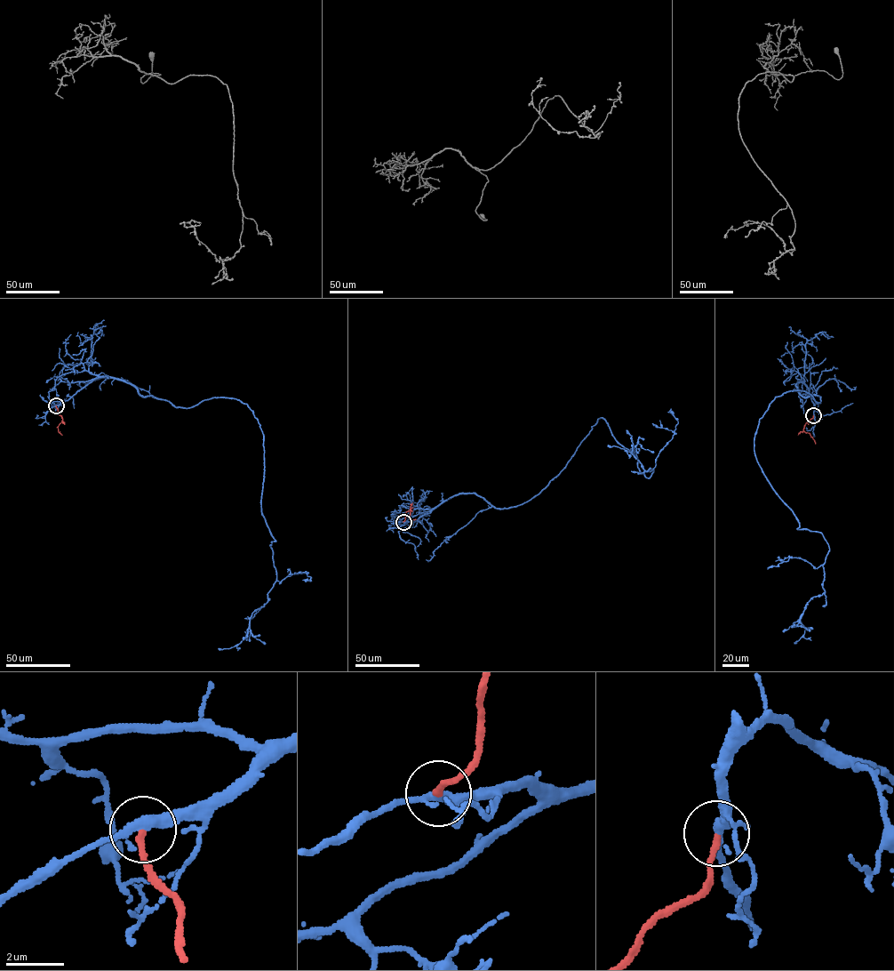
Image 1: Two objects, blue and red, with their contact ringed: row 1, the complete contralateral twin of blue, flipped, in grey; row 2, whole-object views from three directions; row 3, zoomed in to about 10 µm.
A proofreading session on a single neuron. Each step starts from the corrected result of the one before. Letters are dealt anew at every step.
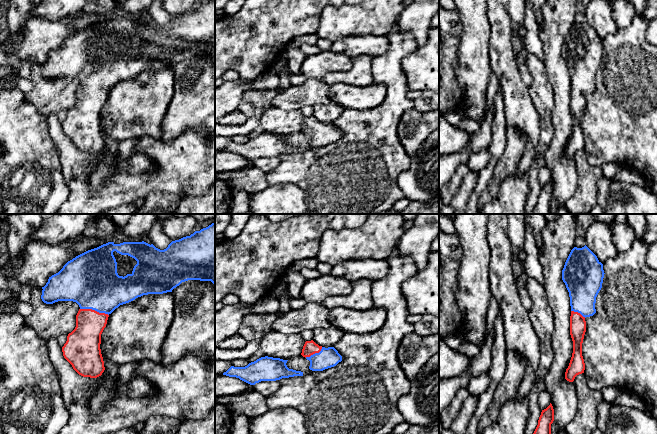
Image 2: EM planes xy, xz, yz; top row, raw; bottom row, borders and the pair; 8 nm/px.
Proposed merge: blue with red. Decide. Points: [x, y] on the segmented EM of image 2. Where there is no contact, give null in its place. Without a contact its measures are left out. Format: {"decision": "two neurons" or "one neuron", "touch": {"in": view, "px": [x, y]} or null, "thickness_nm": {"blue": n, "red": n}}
{"decision": "one neuron", "touch": {"in": "xy", "px": [94, 309]}, "thickness_nm": {"blue": 440, "red": 240}}

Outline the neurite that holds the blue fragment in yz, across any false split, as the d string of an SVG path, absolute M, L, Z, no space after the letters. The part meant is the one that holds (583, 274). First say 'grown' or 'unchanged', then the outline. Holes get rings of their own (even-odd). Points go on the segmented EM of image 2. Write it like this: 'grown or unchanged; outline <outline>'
grown; outline M586 245L571 250L562 270L562 280L569 292L571 306L570 335L573 353L565 372L565 379L569 382L573 382L585 370L582 356L585 318L596 313L596 297L602 288L604 274L603 264Z

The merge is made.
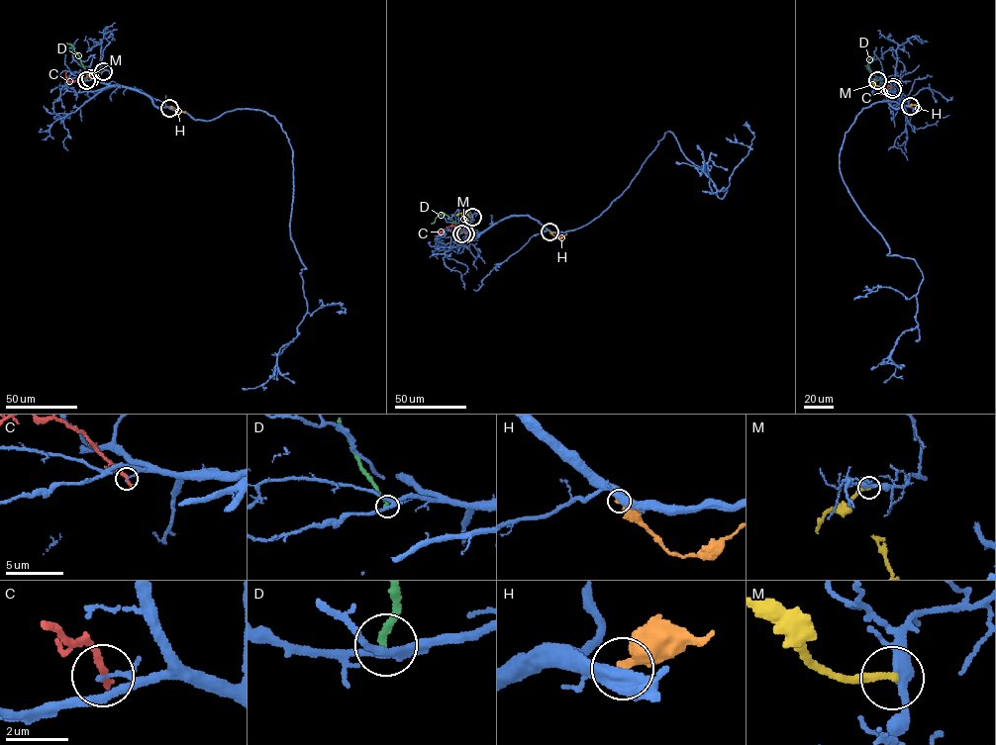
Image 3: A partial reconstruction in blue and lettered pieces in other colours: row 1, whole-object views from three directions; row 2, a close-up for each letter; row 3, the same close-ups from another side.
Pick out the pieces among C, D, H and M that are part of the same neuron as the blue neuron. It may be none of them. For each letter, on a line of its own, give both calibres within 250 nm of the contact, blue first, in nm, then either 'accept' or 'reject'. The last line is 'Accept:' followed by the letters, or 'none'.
C: 90/280 nm | reject
D: 240/220 nm | reject
H: 550/320 nm | reject
M: 320/240 nm | reject
Accept: none

